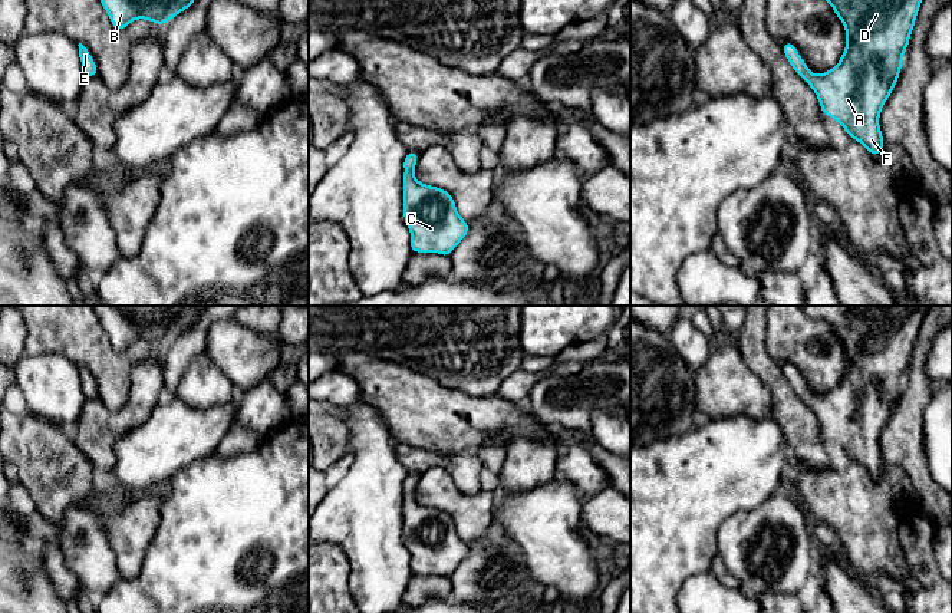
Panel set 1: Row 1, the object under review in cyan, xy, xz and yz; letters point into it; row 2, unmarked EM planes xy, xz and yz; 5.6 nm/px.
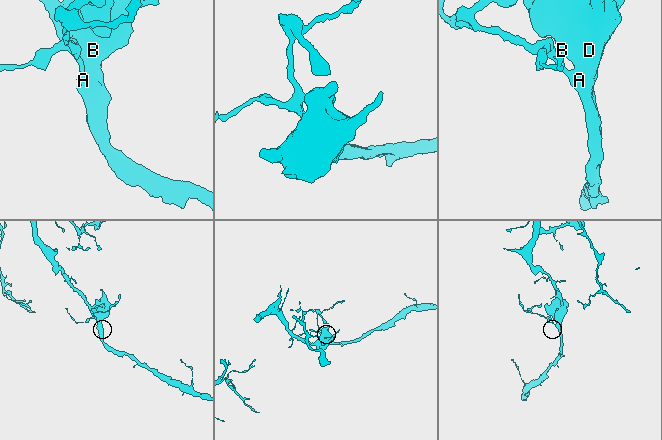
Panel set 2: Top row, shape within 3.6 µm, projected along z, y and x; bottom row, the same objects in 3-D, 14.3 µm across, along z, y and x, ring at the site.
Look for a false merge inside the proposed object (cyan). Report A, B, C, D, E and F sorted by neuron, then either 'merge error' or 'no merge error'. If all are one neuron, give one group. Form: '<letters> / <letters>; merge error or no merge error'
A B C D E F; no merge error

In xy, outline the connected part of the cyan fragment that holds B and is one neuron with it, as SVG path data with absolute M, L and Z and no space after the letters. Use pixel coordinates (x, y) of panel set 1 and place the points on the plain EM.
M92 306L112 347L123 352L131 343L145 340L164 347L187 332L208 306Z

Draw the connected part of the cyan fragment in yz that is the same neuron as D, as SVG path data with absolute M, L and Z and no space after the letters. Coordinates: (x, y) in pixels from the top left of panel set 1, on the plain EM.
M801 306L806 314L813 320L827 322L834 336L841 342L846 350L846 370L840 383L829 393L811 395L798 376L795 366L785 363L781 370L793 388L794 393L803 399L818 419L821 435L837 442L851 461L859 462L874 479L885 469L879 438L885 424L889 421L897 405L902 392L903 375L909 369L909 359L915 349L919 327L923 323L930 306Z

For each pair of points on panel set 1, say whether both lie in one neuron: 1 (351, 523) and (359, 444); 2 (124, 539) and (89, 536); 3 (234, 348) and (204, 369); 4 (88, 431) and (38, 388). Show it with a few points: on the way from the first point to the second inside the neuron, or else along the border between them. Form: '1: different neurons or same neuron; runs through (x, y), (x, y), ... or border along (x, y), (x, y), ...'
1: same neuron; runs through (362, 503), (362, 464)
2: different neurons; border along (108, 523), (108, 544), (118, 569)
3: different neurons; border along (203, 352), (230, 381), (234, 389)
4: different neurons; border along (85, 399), (79, 418), (71, 427)

